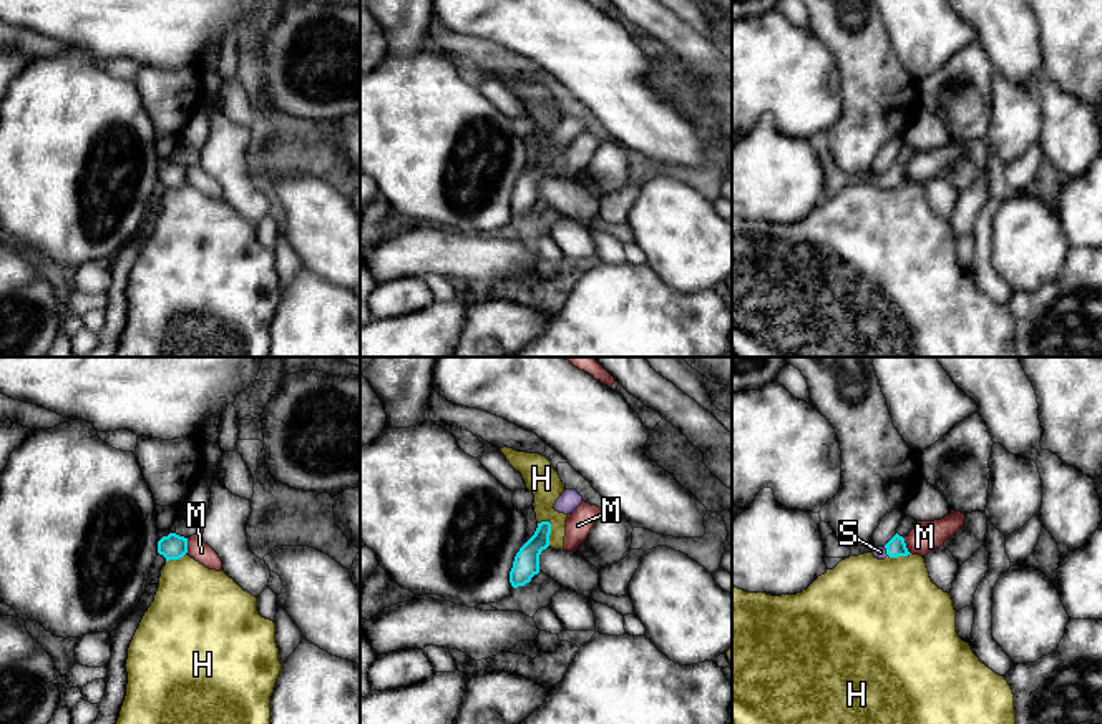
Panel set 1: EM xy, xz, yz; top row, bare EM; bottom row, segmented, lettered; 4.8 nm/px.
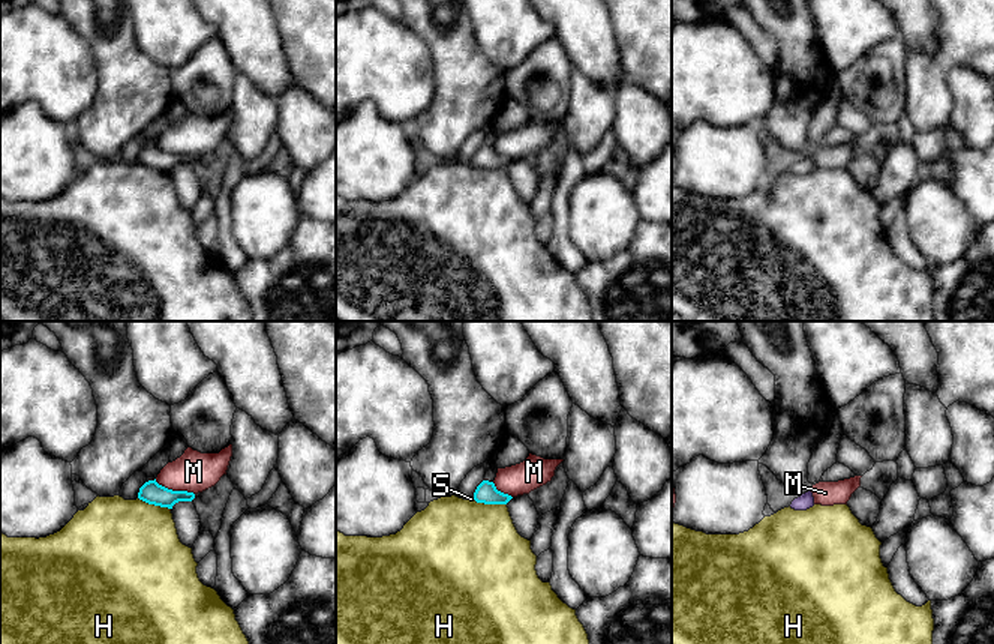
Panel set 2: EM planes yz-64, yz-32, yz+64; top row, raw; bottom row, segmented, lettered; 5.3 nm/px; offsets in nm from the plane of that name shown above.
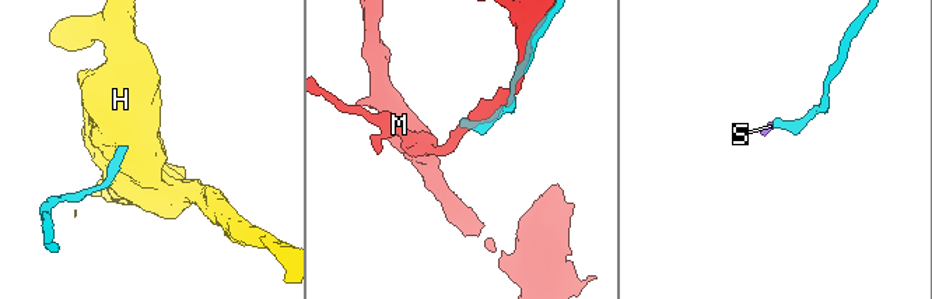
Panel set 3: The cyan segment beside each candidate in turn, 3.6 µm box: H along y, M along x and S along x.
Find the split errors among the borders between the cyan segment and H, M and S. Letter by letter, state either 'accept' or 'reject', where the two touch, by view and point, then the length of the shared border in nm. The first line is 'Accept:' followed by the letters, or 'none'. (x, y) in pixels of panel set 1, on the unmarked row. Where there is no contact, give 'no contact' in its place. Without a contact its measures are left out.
Accept: S
H: reject; contact xz (550, 158); length 130 nm
M: reject; contact xy (186, 175); length 80 nm
S: accept; contact yz (887, 180); length 50 nm

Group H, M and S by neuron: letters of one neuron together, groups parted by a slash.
H / M / S

